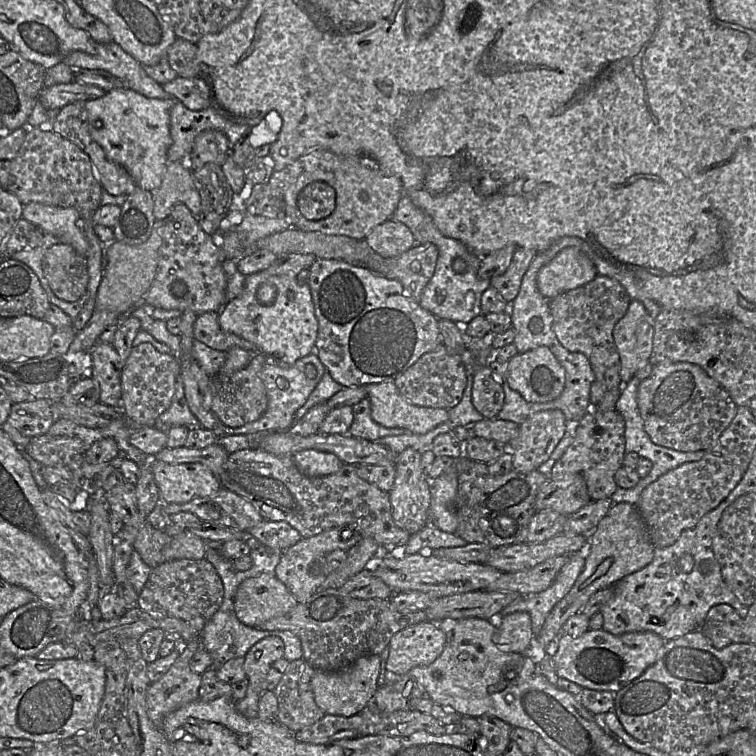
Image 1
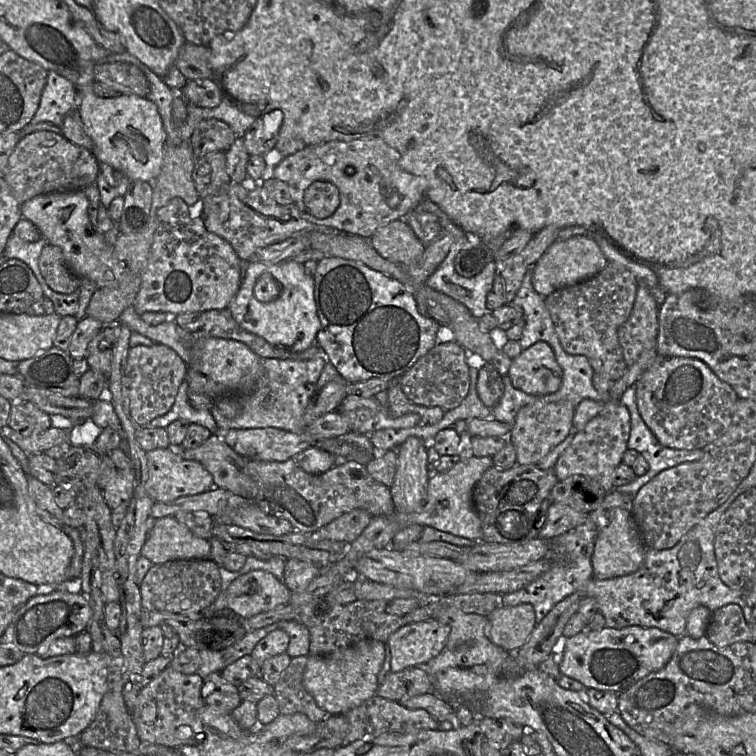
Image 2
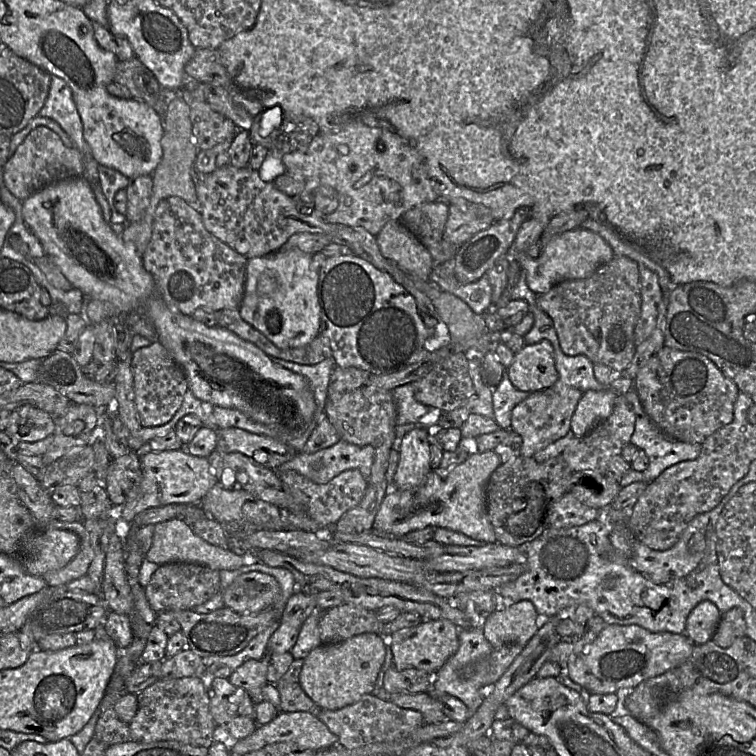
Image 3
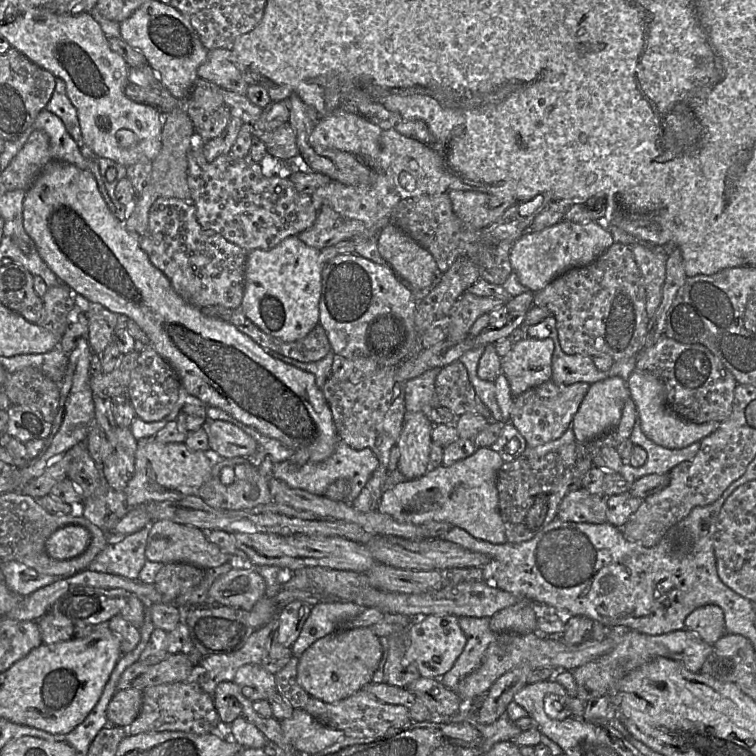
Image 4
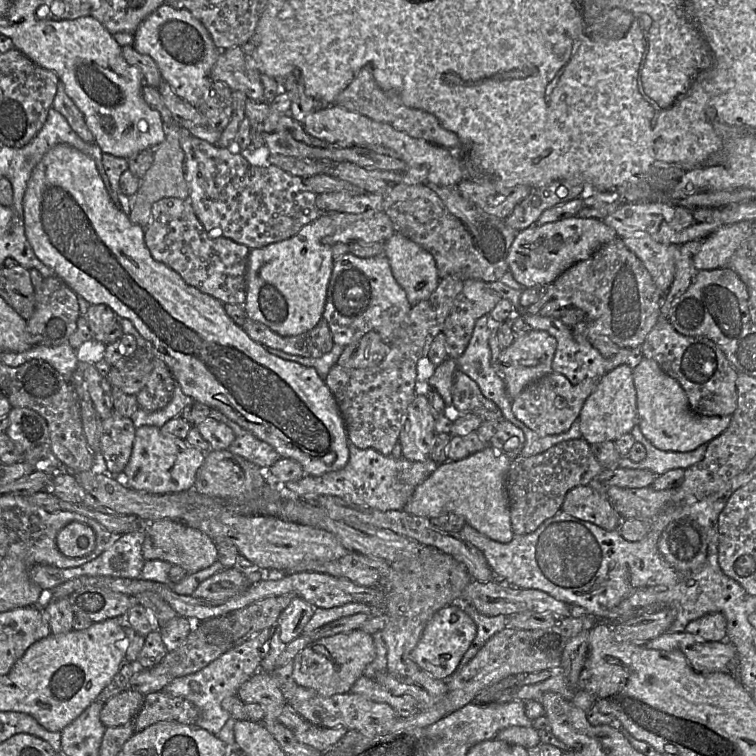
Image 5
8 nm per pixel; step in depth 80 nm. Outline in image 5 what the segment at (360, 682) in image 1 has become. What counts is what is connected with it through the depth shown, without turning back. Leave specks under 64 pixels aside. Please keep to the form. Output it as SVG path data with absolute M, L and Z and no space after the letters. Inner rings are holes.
M361 629L338 633L316 640L301 650L293 659L293 678L298 686L313 689L325 697L348 693L375 657L372 635Z

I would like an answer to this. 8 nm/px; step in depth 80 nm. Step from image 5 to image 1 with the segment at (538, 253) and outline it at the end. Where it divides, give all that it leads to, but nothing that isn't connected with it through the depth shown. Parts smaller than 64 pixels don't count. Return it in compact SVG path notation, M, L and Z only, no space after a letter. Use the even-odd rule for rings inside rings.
M566 247L545 264L537 276L539 292L551 299L597 277L593 261L579 248Z

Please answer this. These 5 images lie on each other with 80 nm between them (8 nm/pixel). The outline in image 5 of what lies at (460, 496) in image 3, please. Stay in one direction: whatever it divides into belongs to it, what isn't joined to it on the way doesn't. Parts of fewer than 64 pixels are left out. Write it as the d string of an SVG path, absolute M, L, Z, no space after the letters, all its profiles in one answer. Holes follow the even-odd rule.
M490 445L466 458L439 464L434 472L416 486L403 510L429 519L444 513L454 513L465 518L488 538L508 543L514 534L511 528L505 480L511 460Z

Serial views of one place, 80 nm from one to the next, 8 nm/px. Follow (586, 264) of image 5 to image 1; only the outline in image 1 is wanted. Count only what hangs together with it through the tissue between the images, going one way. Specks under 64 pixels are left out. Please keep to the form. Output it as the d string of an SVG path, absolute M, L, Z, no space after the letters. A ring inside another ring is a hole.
M597 275L585 285L566 291L549 300L553 317L553 329L560 343L571 352L580 352L586 355L595 373L596 380L605 387L606 391L622 390L620 355L614 342L613 329L616 323L626 314L631 301L629 294L619 281L601 275Z

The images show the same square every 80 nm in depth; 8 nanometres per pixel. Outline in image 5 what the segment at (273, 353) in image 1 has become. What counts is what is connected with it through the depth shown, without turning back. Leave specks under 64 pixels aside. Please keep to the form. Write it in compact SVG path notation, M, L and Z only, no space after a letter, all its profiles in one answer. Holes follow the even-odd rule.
M321 212L295 235L250 250L244 303L249 319L264 324L281 336L300 335L317 325L323 316L334 264L332 246L321 241L330 232L330 224L330 216Z

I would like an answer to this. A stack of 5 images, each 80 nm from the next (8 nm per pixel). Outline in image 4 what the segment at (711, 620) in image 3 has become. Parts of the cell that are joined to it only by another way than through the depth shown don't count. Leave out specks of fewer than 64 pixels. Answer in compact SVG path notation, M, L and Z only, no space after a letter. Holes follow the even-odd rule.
M712 604L696 608L687 616L685 630L695 633L707 644L713 645L726 634L722 609Z

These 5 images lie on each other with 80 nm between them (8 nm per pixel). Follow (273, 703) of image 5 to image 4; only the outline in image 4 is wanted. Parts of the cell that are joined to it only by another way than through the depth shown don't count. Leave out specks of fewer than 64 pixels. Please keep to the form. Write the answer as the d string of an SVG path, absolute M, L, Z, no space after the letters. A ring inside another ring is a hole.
M258 664L240 667L233 683L238 685L243 695L252 702L267 700L273 693L276 693L274 675Z

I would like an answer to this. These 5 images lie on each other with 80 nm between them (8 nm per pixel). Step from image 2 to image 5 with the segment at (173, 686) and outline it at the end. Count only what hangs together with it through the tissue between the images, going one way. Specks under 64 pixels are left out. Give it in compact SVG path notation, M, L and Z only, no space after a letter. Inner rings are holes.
M163 691L146 694L138 714L133 720L135 732L160 721L177 721L194 725L201 717L200 710L181 696L172 696Z

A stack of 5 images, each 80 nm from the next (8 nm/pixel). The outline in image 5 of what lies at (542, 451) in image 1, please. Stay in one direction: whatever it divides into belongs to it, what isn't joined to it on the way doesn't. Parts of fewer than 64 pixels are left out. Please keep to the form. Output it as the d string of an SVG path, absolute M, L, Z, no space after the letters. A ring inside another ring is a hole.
M552 371L527 385L512 400L512 412L540 437L560 434L578 419L586 399L595 390L599 380L600 378L593 377L573 385L564 375Z

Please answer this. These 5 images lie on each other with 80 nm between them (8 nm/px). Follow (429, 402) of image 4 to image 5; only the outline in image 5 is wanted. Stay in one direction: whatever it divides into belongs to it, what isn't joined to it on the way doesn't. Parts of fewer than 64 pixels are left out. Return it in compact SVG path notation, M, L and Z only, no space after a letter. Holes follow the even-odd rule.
M447 358L436 366L434 374L425 383L416 382L416 394L428 394L430 389L435 389L445 402L445 415L453 422L455 409L452 401L453 375L458 369L455 359Z

